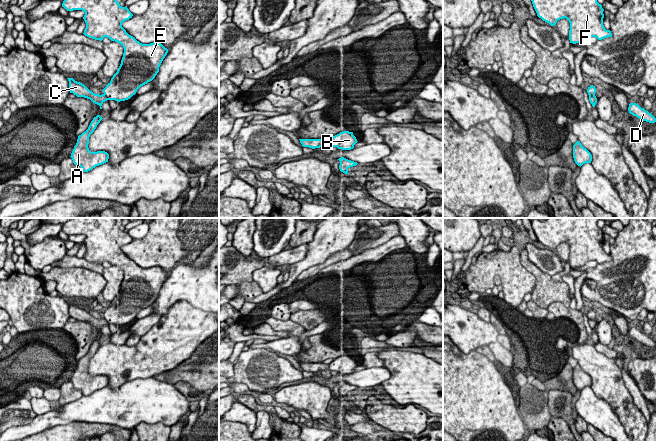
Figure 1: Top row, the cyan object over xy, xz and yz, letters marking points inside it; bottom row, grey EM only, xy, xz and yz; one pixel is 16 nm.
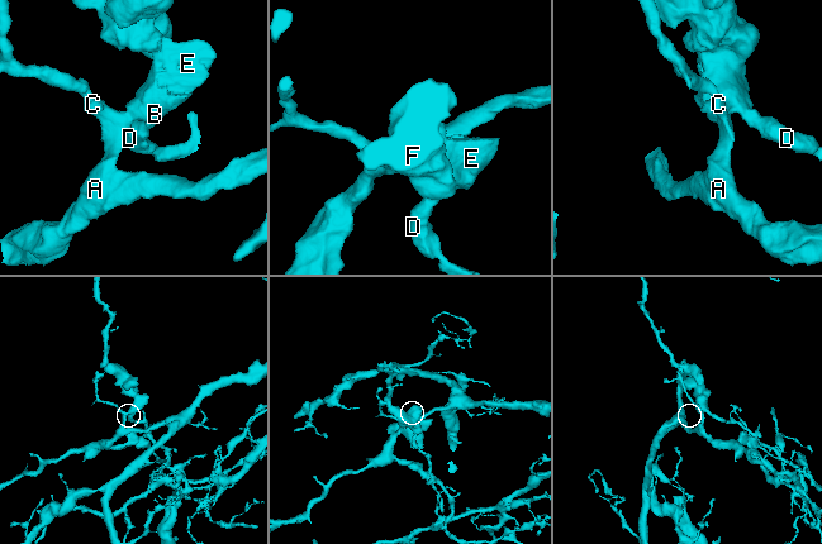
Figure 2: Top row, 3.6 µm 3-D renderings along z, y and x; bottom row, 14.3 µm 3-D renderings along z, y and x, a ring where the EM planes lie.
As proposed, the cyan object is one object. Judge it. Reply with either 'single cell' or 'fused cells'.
fused cells

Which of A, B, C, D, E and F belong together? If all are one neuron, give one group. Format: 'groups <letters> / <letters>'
groups A C / B D E F

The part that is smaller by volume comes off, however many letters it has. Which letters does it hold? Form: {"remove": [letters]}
{"remove": ["B", "D", "E", "F"]}

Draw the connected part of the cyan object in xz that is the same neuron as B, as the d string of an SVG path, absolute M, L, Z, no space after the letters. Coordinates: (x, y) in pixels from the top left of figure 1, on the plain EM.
M343 355L339 358L333 360L329 364L330 371L337 371L342 374L351 374L354 372L354 369L357 367L356 361L353 359L353 356Z

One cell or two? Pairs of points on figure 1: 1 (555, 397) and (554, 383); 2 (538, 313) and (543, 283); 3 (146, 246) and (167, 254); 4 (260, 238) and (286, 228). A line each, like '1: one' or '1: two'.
1: two
2: two
3: one
4: one

